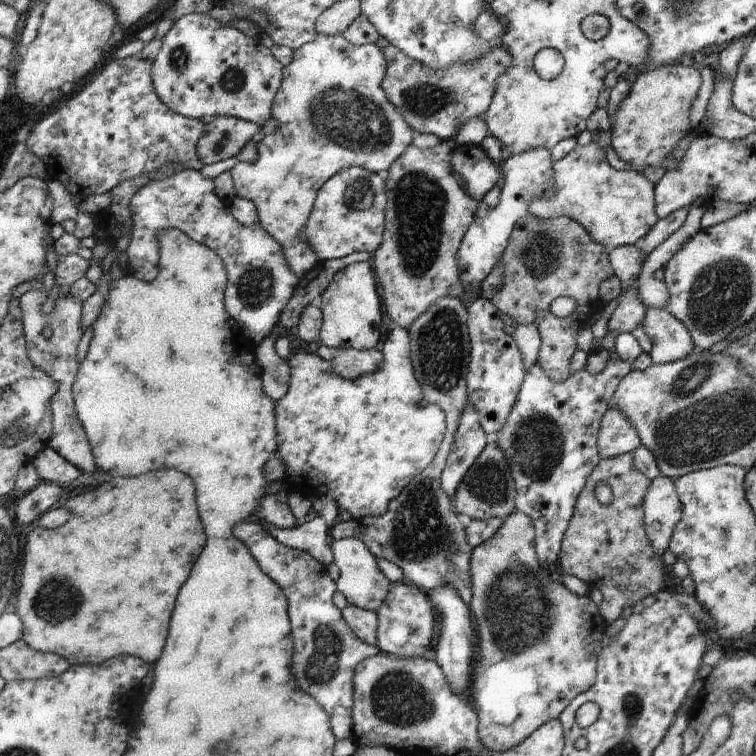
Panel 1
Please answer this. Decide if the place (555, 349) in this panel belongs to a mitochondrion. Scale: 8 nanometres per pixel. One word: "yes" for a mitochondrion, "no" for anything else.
no

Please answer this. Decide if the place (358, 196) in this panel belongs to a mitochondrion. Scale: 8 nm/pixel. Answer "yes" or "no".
yes

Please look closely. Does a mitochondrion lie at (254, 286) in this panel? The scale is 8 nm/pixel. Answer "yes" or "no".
yes

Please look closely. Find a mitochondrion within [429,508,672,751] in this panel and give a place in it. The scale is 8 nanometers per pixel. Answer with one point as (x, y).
(518, 610)

